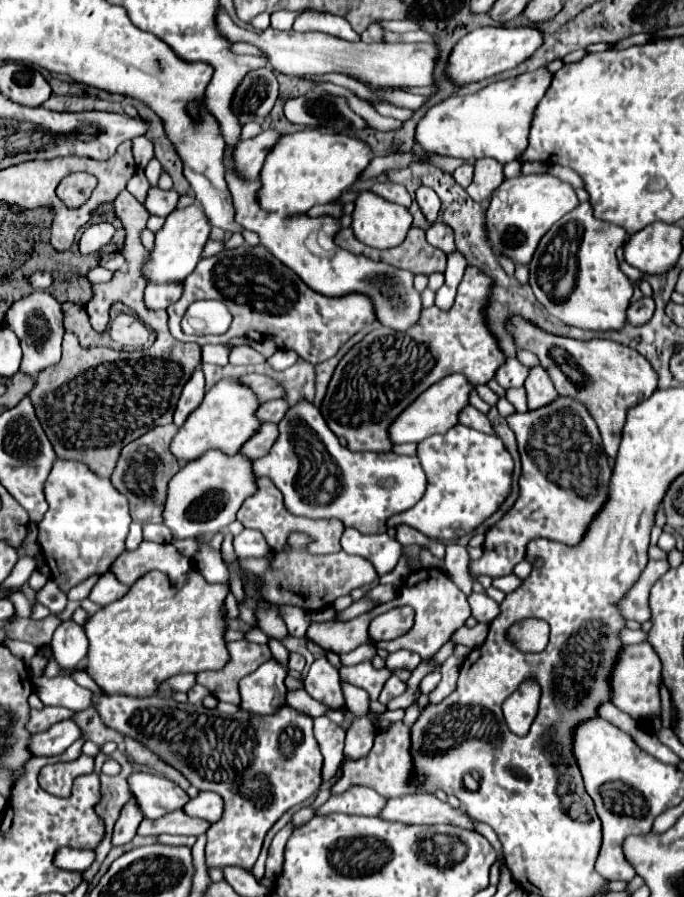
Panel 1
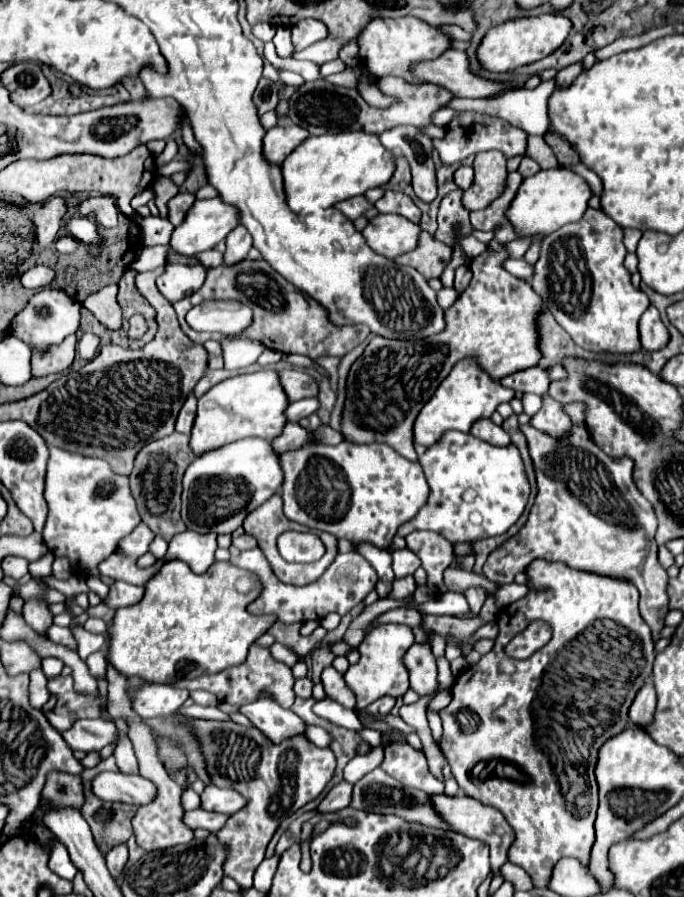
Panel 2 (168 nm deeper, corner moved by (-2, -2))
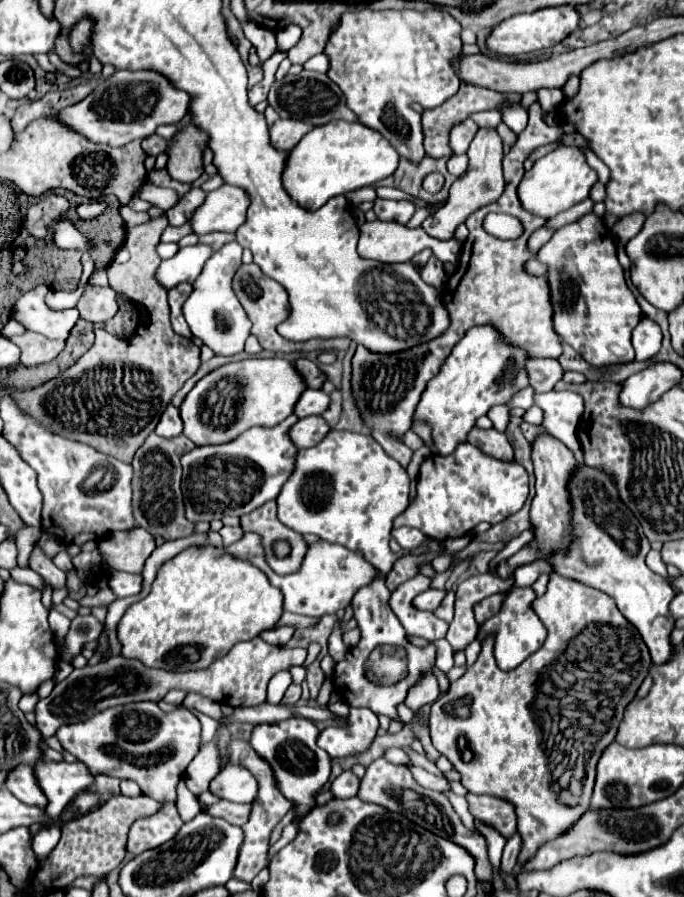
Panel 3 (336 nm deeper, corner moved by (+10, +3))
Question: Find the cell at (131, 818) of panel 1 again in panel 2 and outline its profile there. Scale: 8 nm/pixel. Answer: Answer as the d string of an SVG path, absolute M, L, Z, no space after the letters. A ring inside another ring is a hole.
M125 843L115 845L115 849L111 849L111 853L105 855L105 859L107 859L107 867L109 867L111 877L119 879L123 873L123 867L127 863L127 845Z

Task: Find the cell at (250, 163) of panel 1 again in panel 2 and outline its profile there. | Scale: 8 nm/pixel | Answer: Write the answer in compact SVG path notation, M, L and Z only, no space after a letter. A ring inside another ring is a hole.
M285 123L285 125L275 125L273 129L267 131L265 137L265 157L267 161L281 165L281 161L295 149L299 147L305 139L309 137L307 129L295 125L295 123Z

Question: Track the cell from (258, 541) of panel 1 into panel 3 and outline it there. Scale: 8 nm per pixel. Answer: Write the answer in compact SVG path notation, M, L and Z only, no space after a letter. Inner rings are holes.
M223 526L221 530L219 530L219 534L223 536L223 546L229 546L229 544L233 544L233 542L237 542L241 536L243 536L243 530L239 528L239 526Z

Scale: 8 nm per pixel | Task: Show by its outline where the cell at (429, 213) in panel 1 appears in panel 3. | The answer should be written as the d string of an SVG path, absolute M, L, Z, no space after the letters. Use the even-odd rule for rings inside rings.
M359 10L345 12L339 26L331 34L325 54L331 60L327 76L339 84L347 98L347 106L359 116L359 122L381 132L385 140L399 152L399 156L421 162L425 158L423 132L419 112L411 110L411 102L435 108L459 90L459 78L449 66L449 60L461 52L461 26L447 12L439 10Z

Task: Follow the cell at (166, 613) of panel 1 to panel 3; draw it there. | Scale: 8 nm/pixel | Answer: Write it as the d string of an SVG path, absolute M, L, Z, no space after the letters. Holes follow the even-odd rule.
M187 548L167 560L151 584L149 596L131 604L117 624L121 656L139 660L147 668L199 670L225 656L237 642L251 640L259 632L275 626L283 612L283 594L269 584L267 576L245 560L231 558L223 548Z

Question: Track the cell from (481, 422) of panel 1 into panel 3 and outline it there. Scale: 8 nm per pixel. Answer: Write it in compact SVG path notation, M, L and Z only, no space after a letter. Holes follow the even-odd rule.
M473 428L471 436L467 436L469 444L475 444L477 448L481 448L483 452L499 458L499 460L513 460L513 448L507 442L503 432L497 432L495 428L491 430L483 430L483 428Z

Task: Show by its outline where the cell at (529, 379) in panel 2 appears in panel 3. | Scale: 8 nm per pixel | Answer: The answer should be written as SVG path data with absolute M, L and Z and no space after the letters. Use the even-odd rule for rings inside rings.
M537 358L537 360L527 362L527 376L535 392L549 392L561 380L563 368L559 366L557 360Z

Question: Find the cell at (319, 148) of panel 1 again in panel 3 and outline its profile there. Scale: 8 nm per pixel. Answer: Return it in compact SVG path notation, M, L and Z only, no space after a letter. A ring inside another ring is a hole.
M327 122L307 132L289 152L283 188L301 208L317 210L333 196L347 194L391 176L397 162L399 154L377 130L367 128L361 122Z

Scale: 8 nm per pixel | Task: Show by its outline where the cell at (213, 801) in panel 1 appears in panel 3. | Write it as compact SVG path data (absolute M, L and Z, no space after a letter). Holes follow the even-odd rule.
M227 764L209 784L209 792L229 802L253 802L257 794L257 780L241 766Z

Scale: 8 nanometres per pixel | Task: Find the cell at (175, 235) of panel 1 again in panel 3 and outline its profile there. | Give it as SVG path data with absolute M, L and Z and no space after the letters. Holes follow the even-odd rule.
M221 186L207 194L205 202L193 212L189 224L193 234L235 232L245 222L249 206L247 194L237 186Z

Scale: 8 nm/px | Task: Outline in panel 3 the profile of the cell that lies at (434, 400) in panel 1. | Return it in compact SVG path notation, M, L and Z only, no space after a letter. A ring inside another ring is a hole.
M491 326L471 328L451 350L443 362L439 374L427 384L421 402L415 410L413 422L423 422L431 428L433 442L429 450L433 454L451 454L457 444L467 440L475 420L489 412L491 406L507 404L509 398L529 384L525 374L527 356L523 350L501 342L499 334Z

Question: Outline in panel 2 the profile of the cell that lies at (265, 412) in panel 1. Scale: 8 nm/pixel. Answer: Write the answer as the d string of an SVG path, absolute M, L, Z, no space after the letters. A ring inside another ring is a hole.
M301 399L287 407L287 417L289 421L299 421L301 417L309 417L311 413L317 413L317 409L319 409L319 399Z

